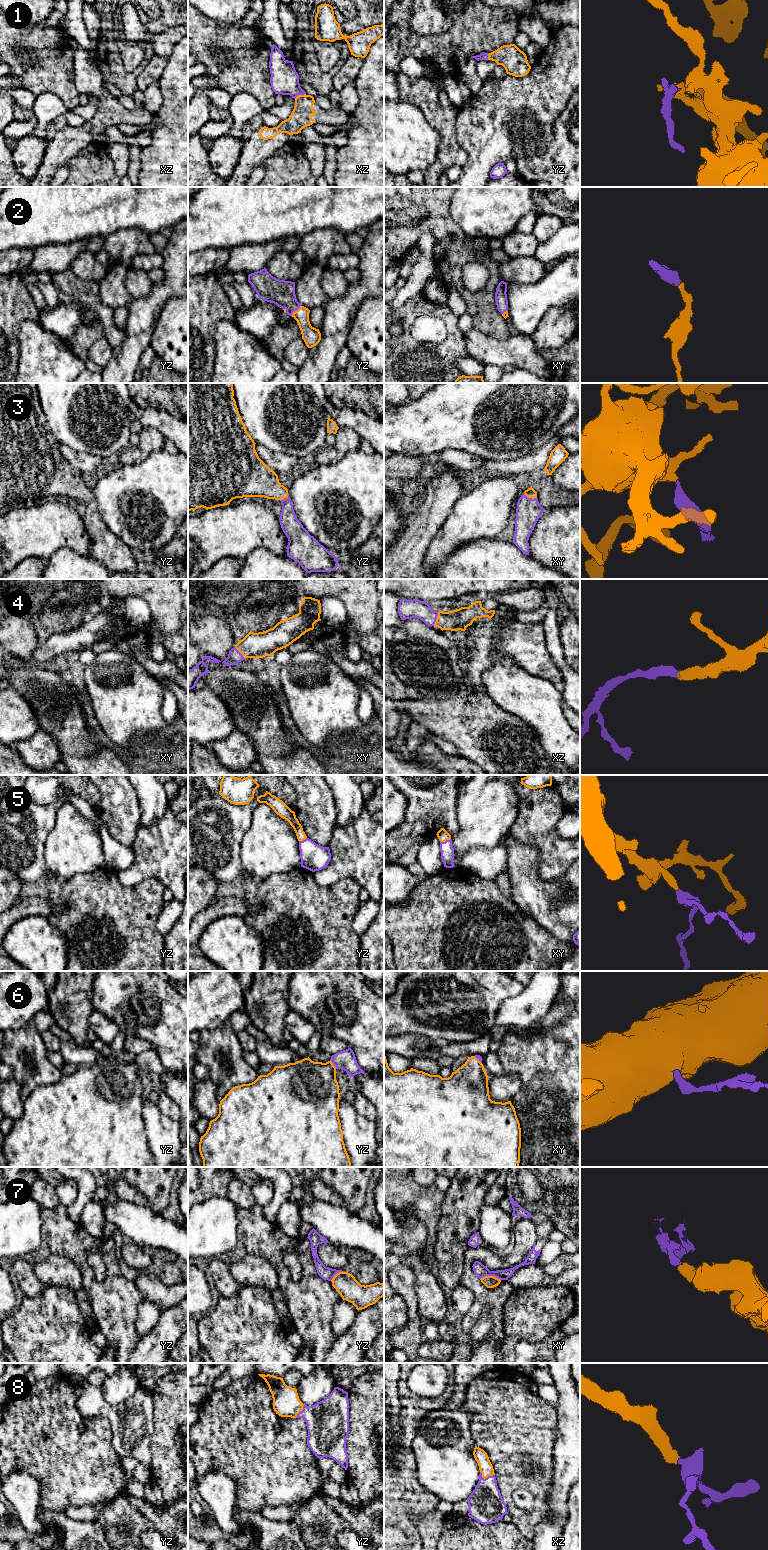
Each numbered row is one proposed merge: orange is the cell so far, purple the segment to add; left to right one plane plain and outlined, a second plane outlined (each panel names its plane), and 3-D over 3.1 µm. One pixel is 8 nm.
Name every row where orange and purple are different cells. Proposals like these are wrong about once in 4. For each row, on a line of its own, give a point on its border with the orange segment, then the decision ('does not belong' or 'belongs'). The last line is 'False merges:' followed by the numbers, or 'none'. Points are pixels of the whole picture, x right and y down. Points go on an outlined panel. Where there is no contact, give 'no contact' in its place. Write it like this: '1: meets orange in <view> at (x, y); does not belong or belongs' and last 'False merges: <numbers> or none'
1: meets orange in xz at (299, 95); belongs
2: meets orange in yz at (297, 310); belongs
3: meets orange in xy at (530, 497); belongs
4: meets orange in xz at (437, 618); belongs
5: meets orange in xy at (445, 840); belongs
6: meets orange in yz at (332, 1064); belongs
7: meets orange in xy at (490, 1276); does not belong
8: meets orange in xz at (486, 1477); belongs
False merges: 7

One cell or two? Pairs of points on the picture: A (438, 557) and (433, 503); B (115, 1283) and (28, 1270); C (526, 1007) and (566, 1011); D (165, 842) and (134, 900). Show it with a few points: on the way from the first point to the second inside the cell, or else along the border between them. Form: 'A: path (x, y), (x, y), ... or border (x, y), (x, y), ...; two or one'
A: border (449, 514), (430, 542), (425, 555); two
B: border (23, 1258), (29, 1262); two
C: border (560, 988), (551, 1008), (533, 1026); two
D: border (122, 883), (136, 885), (156, 878), (165, 887); two

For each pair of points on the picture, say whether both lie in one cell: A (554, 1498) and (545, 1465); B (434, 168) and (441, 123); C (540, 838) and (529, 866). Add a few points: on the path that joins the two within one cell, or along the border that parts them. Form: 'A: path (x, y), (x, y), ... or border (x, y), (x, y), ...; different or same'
A: border (553, 1463), (553, 1479), (548, 1493), (548, 1509); different
B: path (445, 157), (447, 155), (447, 134); same
C: border (515, 838), (538, 849), (539, 870); different

